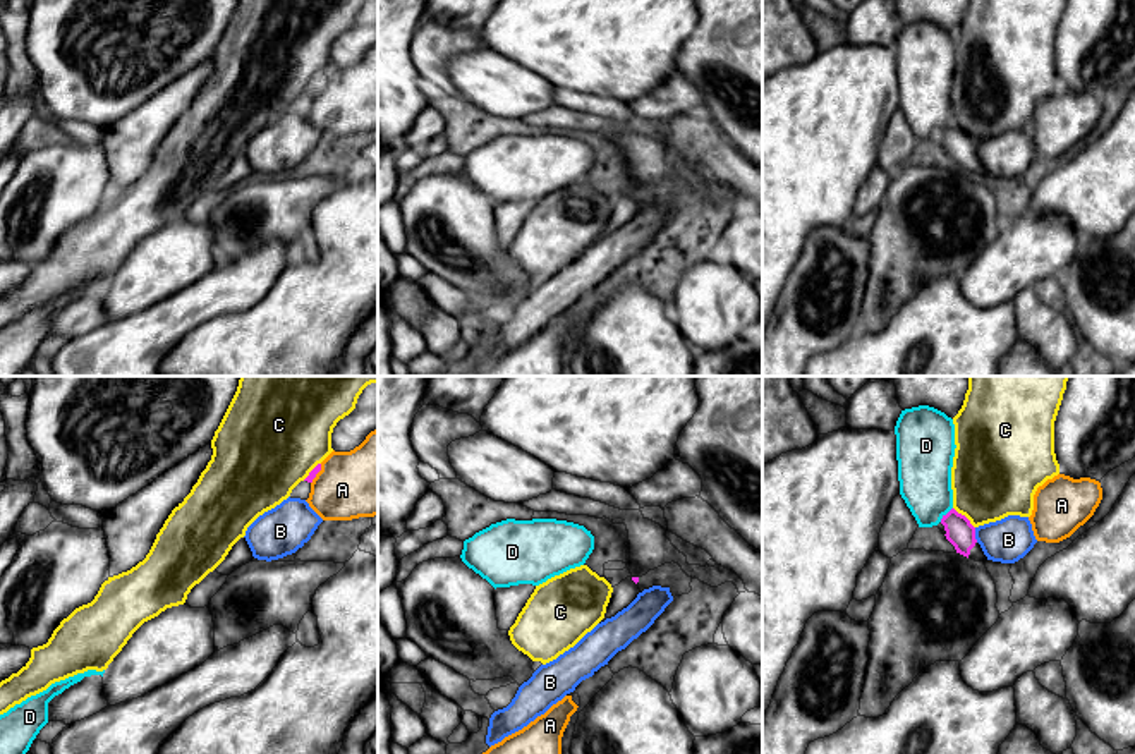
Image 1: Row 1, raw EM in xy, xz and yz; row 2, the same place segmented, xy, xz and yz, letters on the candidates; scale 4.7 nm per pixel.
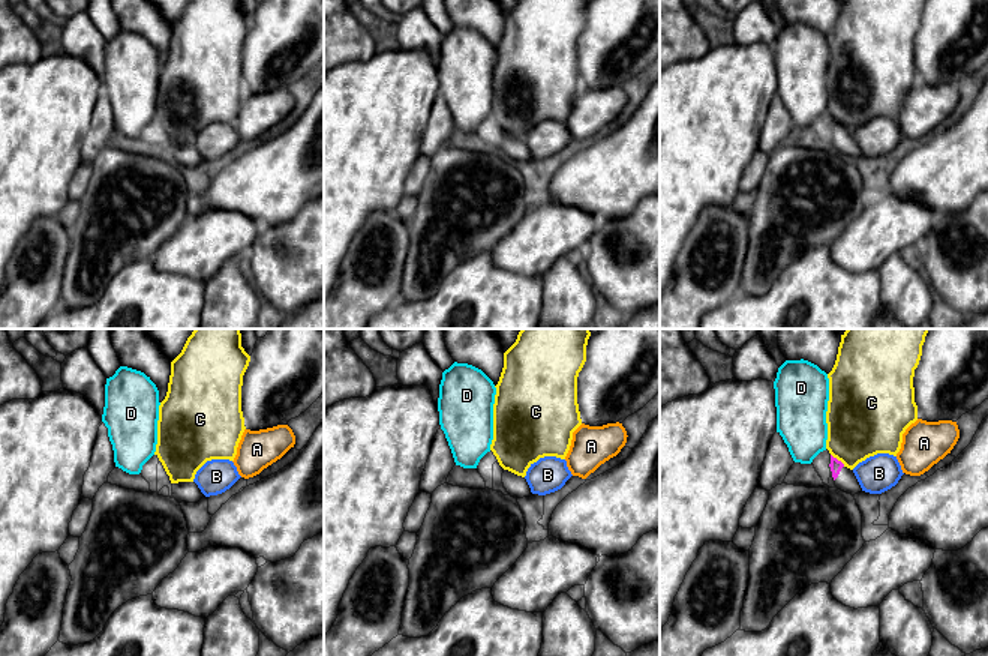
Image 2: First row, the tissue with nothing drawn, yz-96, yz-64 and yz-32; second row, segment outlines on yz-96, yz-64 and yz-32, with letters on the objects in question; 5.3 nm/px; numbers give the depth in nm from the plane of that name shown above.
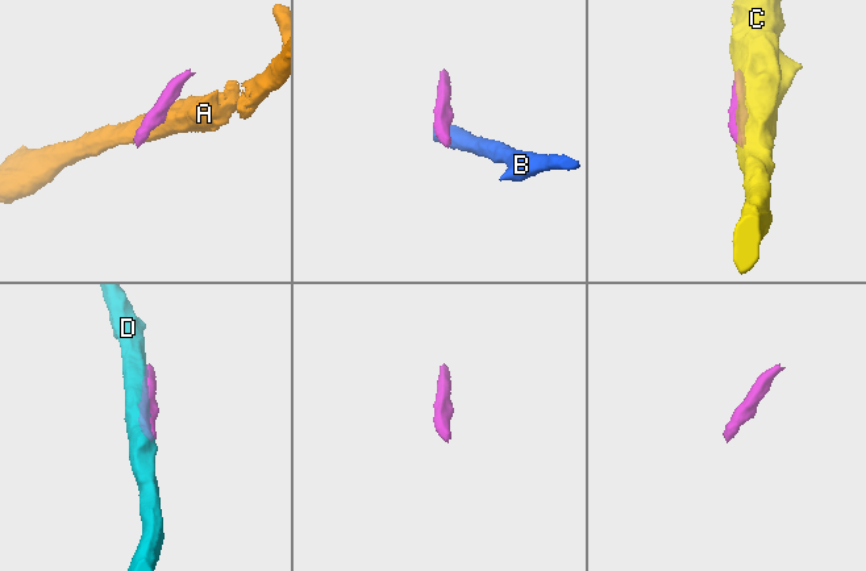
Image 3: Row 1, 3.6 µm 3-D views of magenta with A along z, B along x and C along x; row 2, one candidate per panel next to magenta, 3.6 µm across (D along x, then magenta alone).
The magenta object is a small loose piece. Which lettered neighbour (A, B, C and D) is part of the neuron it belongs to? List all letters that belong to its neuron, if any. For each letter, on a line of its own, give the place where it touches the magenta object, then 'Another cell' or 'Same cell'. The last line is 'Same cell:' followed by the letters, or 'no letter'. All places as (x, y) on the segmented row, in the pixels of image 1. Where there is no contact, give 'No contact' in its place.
A: Touches magenta at xy (316, 473). Another cell
B: Touches magenta at yz (974, 535). Another cell
C: Touches magenta at yz (965, 517). Another cell
D: Touches magenta at yz (946, 514). Another cell
Same cell: no letter

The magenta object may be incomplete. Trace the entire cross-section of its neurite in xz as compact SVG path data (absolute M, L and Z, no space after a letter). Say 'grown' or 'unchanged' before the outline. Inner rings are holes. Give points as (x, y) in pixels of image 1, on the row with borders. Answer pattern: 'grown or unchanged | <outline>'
grown | M627 577L625 581L622 581L618 586L613 587L604 618L601 622L615 617L618 611L627 608L637 598L637 594L640 593L637 582L639 577Z

